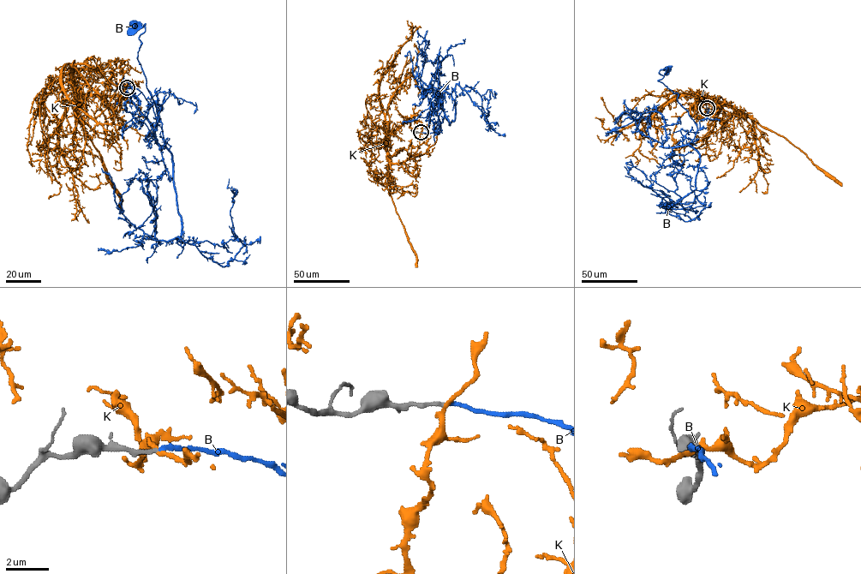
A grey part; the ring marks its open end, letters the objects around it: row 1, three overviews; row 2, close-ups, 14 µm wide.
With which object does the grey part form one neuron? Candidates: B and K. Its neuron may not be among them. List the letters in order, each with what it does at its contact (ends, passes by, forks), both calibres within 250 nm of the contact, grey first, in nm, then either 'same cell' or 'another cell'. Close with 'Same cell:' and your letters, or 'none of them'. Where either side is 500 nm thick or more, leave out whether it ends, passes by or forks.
B: it ends there; 190 nm thick on the grey side, 200 nm on the other; same cell
K: it passes by; 200 nm thick on the grey side, 200 nm on the other; another cell
Same cell: B

